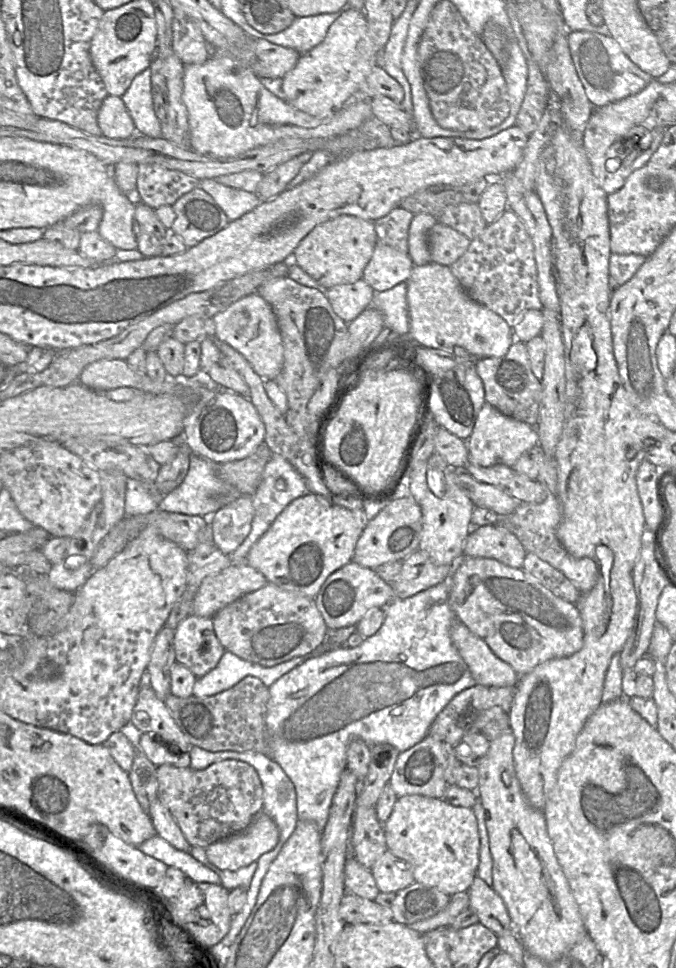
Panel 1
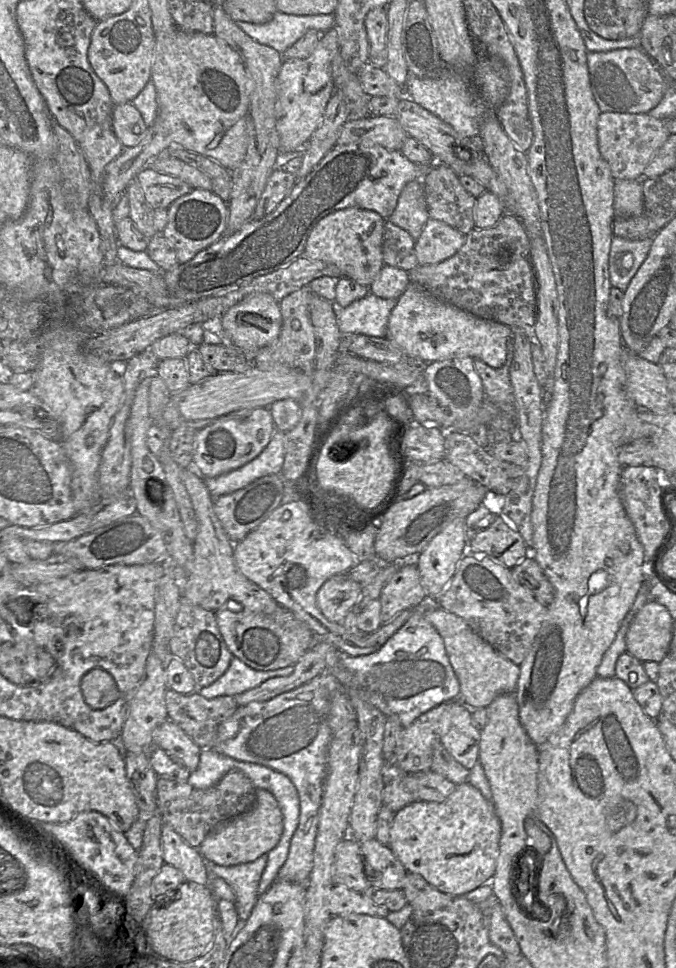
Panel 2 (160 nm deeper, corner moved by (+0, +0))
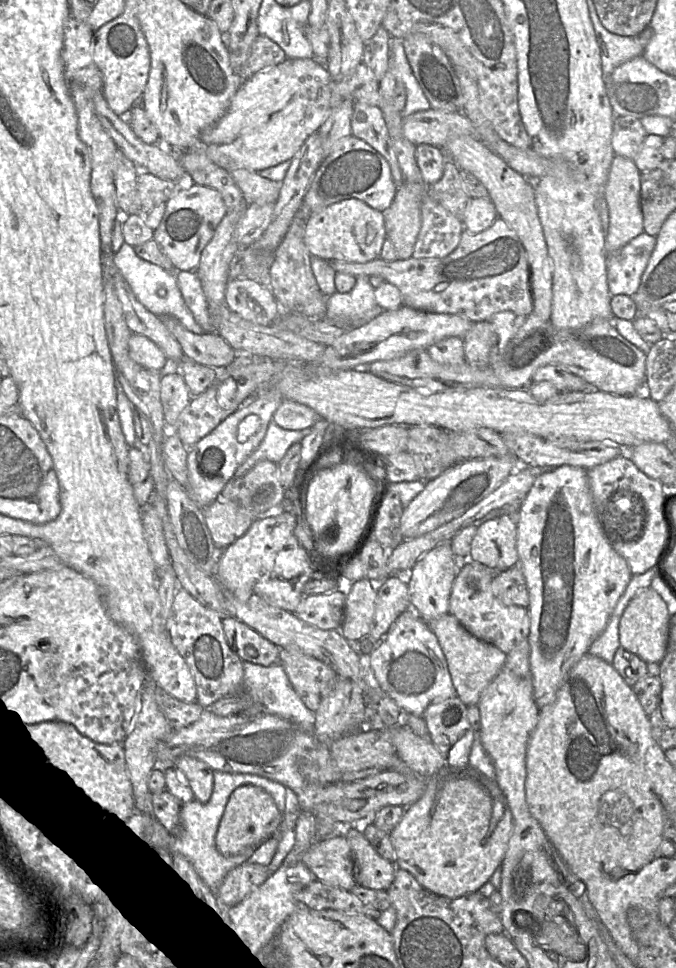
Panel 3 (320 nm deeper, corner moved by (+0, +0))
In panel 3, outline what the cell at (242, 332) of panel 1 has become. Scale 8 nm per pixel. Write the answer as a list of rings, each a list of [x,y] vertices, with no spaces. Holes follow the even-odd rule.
[[[251,279],[229,280],[226,305],[245,320],[259,325],[273,324],[280,310],[271,289]]]

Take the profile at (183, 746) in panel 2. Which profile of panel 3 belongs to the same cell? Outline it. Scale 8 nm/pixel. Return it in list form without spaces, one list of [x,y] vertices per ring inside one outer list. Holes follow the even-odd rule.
[[[191,756],[179,757],[175,767],[188,782],[194,799],[201,803],[208,802],[214,786],[213,770],[205,762]]]

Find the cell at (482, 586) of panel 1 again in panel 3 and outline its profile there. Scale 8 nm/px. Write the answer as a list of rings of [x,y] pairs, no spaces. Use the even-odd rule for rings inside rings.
[[[469,559],[461,560],[449,597],[449,613],[472,635],[507,654],[522,640],[527,639],[530,619],[527,608],[504,605],[494,595],[491,582],[495,572]]]

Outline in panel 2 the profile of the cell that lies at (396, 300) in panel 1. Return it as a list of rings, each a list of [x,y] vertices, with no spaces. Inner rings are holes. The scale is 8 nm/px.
[[[371,292],[364,298],[338,309],[337,324],[342,334],[362,334],[385,338],[388,320],[397,299],[384,299]]]

